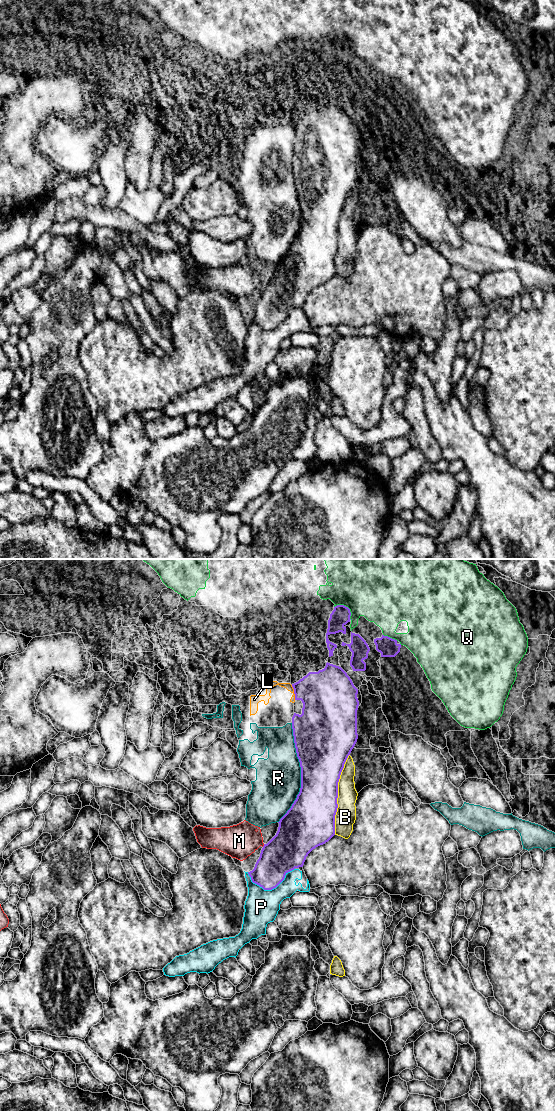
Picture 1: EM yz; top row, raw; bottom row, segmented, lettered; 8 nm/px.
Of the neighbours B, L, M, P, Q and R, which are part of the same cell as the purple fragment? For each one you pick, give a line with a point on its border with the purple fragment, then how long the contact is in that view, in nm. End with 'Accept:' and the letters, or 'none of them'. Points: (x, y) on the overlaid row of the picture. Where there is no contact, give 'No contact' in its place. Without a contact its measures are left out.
Accept: none of them

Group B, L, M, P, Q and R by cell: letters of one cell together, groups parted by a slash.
B / L R / M / P / Q

